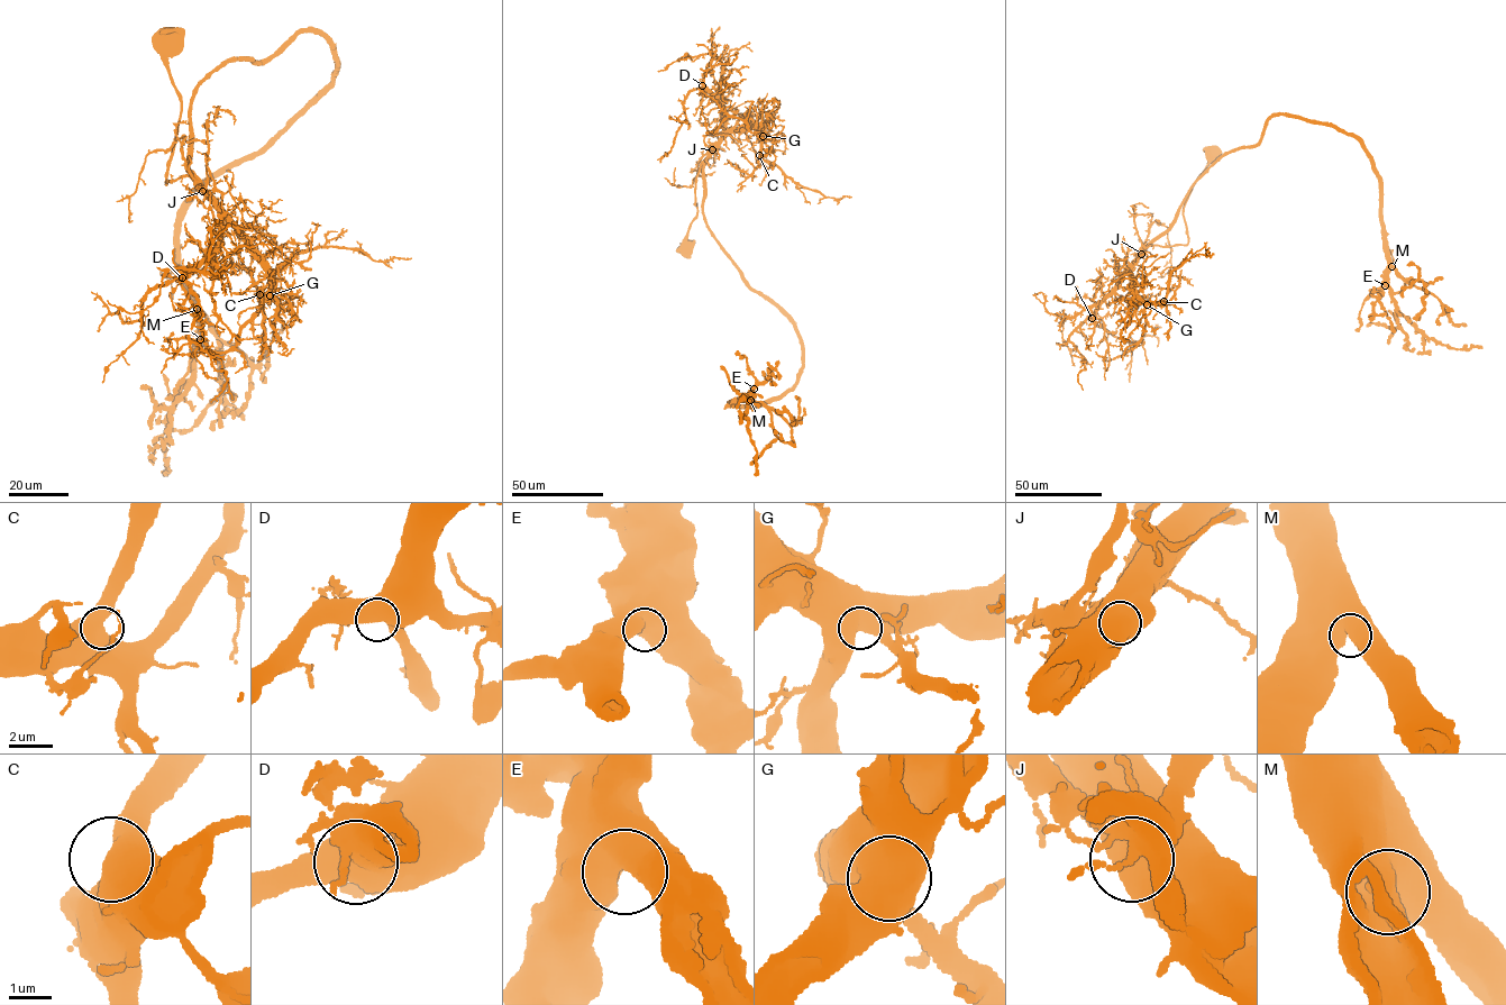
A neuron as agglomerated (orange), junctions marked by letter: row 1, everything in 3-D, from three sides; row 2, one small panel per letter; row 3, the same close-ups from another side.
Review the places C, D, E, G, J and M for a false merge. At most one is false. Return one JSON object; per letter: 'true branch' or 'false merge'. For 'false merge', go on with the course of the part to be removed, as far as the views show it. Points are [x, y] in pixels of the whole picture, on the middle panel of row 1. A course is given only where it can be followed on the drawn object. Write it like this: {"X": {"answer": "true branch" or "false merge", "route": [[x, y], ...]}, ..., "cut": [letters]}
{"C": {"answer": "true branch"}, "D": {"answer": "true branch"}, "E": {"answer": "true branch"}, "G": {"answer": "true branch"}, "J": {"answer": "true branch"}, "M": {"answer": "true branch"}, "cut": []}

